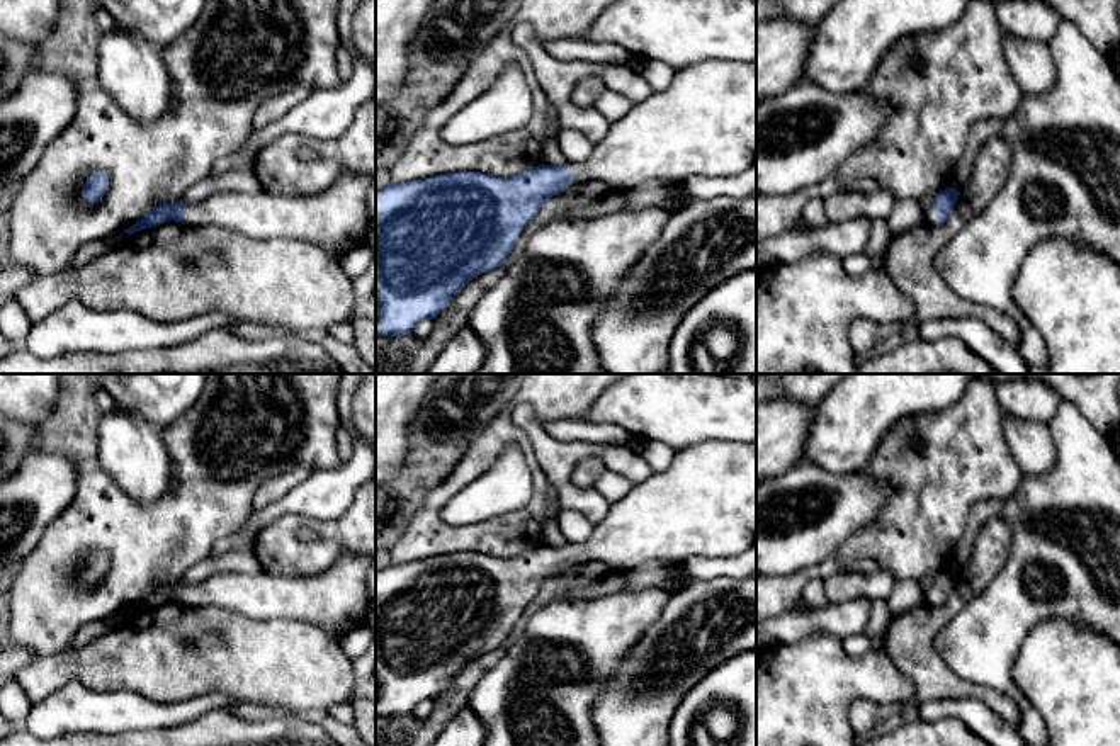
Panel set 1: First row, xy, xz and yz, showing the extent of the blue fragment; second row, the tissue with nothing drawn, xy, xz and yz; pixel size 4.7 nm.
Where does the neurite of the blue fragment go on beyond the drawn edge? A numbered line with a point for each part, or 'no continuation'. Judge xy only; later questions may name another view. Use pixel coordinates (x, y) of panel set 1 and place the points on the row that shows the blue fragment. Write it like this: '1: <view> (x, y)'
1: xy (335, 220)

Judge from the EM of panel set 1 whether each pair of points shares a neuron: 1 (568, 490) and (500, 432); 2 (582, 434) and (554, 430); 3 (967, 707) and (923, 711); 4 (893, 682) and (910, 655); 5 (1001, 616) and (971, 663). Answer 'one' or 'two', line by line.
1: two
2: one
3: one
4: two
5: one

